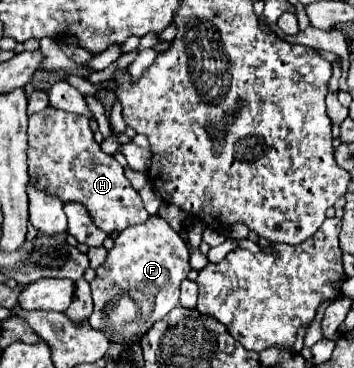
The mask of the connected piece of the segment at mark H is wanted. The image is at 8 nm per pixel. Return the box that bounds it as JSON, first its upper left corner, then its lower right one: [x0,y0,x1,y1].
[27,106,149,234]

